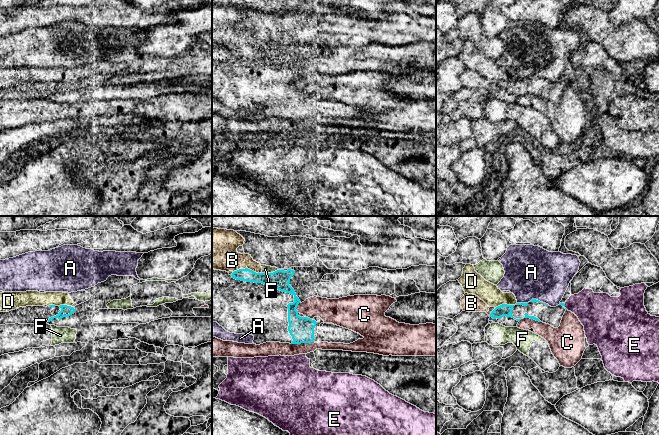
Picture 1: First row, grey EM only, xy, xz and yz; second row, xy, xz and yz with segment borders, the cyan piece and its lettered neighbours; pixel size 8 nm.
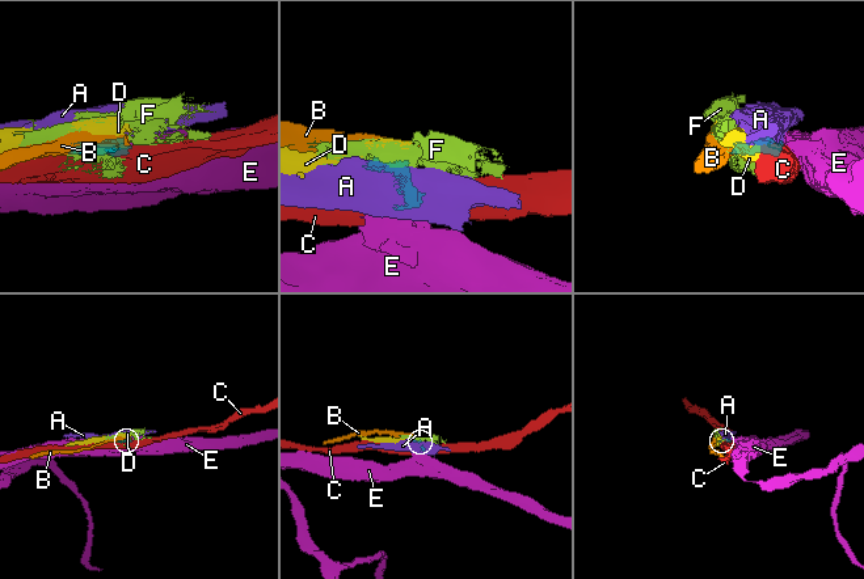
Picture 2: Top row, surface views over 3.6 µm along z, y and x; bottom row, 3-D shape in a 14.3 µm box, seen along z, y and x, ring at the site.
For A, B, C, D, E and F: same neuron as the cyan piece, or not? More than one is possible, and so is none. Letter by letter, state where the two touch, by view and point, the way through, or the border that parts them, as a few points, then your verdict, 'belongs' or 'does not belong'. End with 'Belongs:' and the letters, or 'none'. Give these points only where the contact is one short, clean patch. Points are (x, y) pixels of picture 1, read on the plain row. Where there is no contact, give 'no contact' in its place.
A: yz (530, 77) | along yz (541, 77), (531, 75), (527, 78), (517, 79) | does not belong
B: xz (247, 44) | along xz (233, 47), (239, 44), (249, 44), (261, 49) | does not belong
C: xz (302, 118) | does not belong
D: yz (505, 80) | along yz (516, 78), (514, 80), (501, 80), (495, 84) | does not belong
E: yz (564, 82) | along yz (563, 79), (567, 85) | does not belong
F: xz (271, 49) | does not belong
Belongs: none

